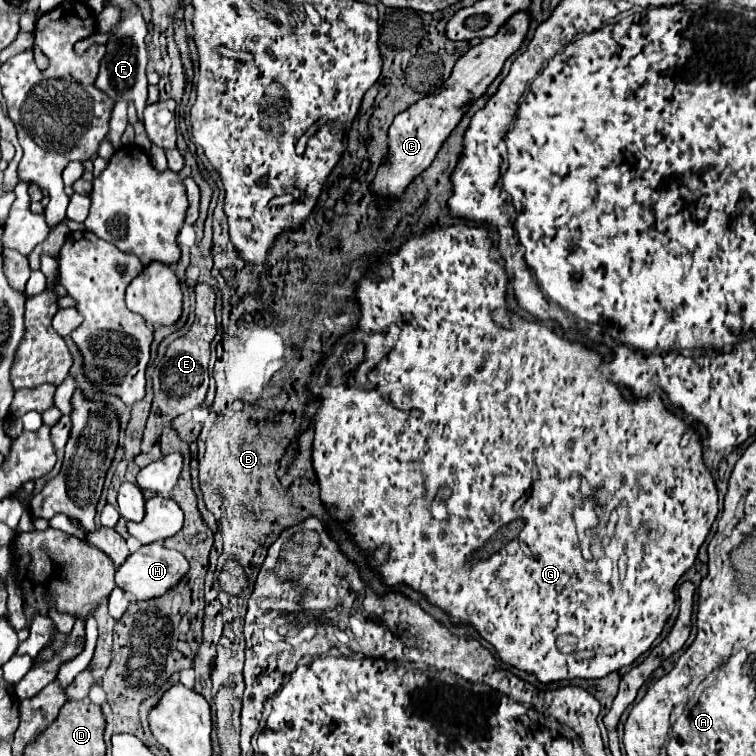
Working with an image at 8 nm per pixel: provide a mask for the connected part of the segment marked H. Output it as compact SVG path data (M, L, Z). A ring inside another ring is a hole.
M153 542L133 552L127 558L127 564L123 564L123 568L115 572L115 582L121 590L127 592L131 600L151 600L151 598L161 598L165 592L177 586L187 572L189 572L189 562L181 552L165 548L163 542Z

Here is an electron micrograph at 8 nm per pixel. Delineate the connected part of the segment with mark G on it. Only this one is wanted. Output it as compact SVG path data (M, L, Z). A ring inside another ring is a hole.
M465 224L437 226L425 232L411 234L399 246L397 252L385 256L383 264L373 266L365 274L365 278L361 278L355 284L355 302L361 308L361 328L385 332L391 324L397 324L401 328L397 348L389 354L389 358L383 364L379 364L379 380L375 382L377 390L357 388L353 384L353 378L349 376L349 372L357 370L365 360L363 344L353 344L349 350L345 350L343 372L347 376L347 382L339 386L311 384L309 390L315 400L307 402L299 430L301 432L309 430L311 422L315 426L311 458L313 458L313 470L317 476L317 482L319 482L319 498L323 506L327 508L327 512L345 528L347 538L361 550L375 550L383 544L389 546L387 562L381 566L375 566L373 570L375 574L381 576L381 580L387 586L405 584L413 588L415 592L423 594L423 598L429 604L437 606L449 616L451 624L473 626L477 634L497 650L499 658L505 664L521 672L533 674L541 684L573 680L573 678L595 680L623 666L631 666L643 652L651 648L651 644L663 632L663 626L675 608L675 594L673 594L675 584L695 564L697 552L701 544L705 542L711 530L711 524L717 518L719 494L717 494L713 474L707 470L707 466L703 466L701 454L695 458L695 454L679 446L679 440L683 432L687 430L687 424L683 422L683 418L677 418L677 414L671 414L663 406L659 394L653 394L647 400L625 400L623 394L617 390L617 386L603 372L603 356L593 350L587 350L585 346L573 340L563 338L553 328L539 326L537 332L505 330L512 328L512 313L507 308L503 308L507 306L505 296L507 296L509 278L505 274L505 268L499 266L489 256L491 246L493 246L493 240L487 228L475 228L475 226L465 226ZM583 480L587 480L587 484L591 486L599 486L595 494L595 498L603 502L603 506L595 508L599 518L603 518L603 522L615 520L615 532L611 538L607 538L603 546L603 554L613 564L611 576L607 578L607 582L601 580L597 560L583 558L575 520L571 518L571 508L579 508L583 504L583 492L581 492ZM443 484L453 488L453 496L449 498L449 518L439 522L439 520L433 520L431 514L425 512L423 488L427 492L427 500L433 500L437 496L439 486ZM563 634L573 634L577 638L577 646L569 654L559 652L555 644L557 638Z

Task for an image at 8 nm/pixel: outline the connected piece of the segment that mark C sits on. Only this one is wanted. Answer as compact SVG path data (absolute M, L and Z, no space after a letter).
M529 12L513 14L493 38L483 38L477 46L473 46L457 60L453 74L441 90L427 98L421 98L417 104L395 116L389 128L389 158L381 164L377 178L371 184L371 192L377 194L377 202L385 200L385 196L401 196L407 184L411 184L411 180L433 162L445 138L461 122L467 106L487 92L489 84L501 74L505 60L521 48L529 30L529 22Z

